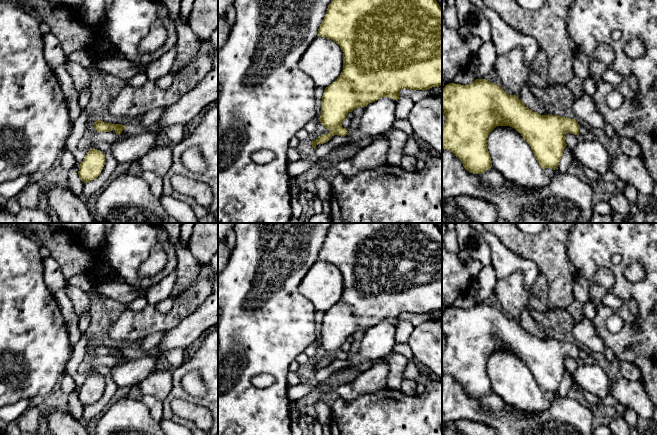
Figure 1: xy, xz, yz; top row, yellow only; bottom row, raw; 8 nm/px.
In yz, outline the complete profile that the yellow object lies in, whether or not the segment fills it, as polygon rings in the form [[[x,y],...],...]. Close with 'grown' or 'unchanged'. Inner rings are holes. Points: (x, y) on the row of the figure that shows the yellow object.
[[[476,79],[468,85],[447,84],[442,89],[442,110],[445,114],[442,148],[454,153],[464,168],[473,174],[482,174],[492,167],[487,138],[496,126],[514,128],[529,144],[541,168],[553,170],[557,169],[567,146],[565,135],[568,132],[577,135],[580,129],[575,119],[532,111],[518,96],[507,94],[499,85],[486,79]]] | unchanged

